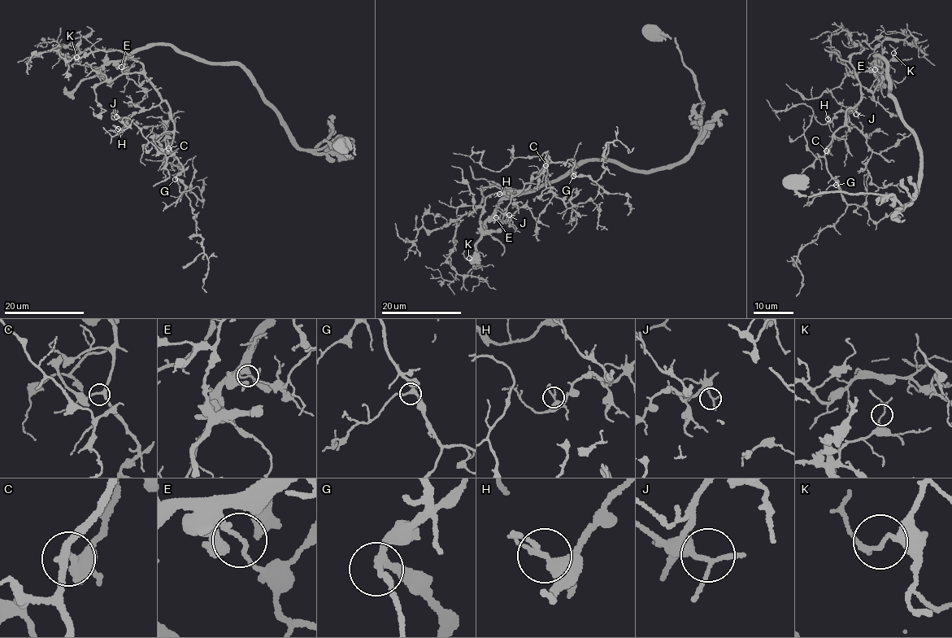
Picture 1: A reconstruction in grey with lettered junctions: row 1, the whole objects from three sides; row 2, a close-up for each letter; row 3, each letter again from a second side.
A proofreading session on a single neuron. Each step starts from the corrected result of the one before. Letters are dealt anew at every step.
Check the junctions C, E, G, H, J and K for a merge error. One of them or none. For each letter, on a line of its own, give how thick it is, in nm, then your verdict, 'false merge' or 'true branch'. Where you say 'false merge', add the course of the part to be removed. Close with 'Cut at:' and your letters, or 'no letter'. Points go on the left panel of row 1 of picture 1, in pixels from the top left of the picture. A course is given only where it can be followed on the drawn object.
C: 220 nm | true branch
E: 120 nm | false merge | (120, 66), (138, 85), (147, 80), (169, 107), (172, 155), (182, 166), (177, 178), (207, 256), (206, 291)
G: 240 nm | true branch
H: 240 nm | true branch
J: 150 nm | true branch
K: 110 nm | true branch
Cut at: E

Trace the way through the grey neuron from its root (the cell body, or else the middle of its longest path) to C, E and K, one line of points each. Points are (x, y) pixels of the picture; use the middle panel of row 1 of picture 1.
C: (650, 33), (674, 37), (693, 74), (691, 153), (647, 171), (577, 163), (492, 217), (510, 220), (545, 165)
E: (650, 33), (674, 37), (693, 74), (702, 116), (691, 153), (647, 171), (577, 163), (498, 200), (495, 217)
K: (650, 33), (674, 37), (693, 74), (702, 116), (691, 153), (647, 171), (577, 163), (498, 200), (469, 258)

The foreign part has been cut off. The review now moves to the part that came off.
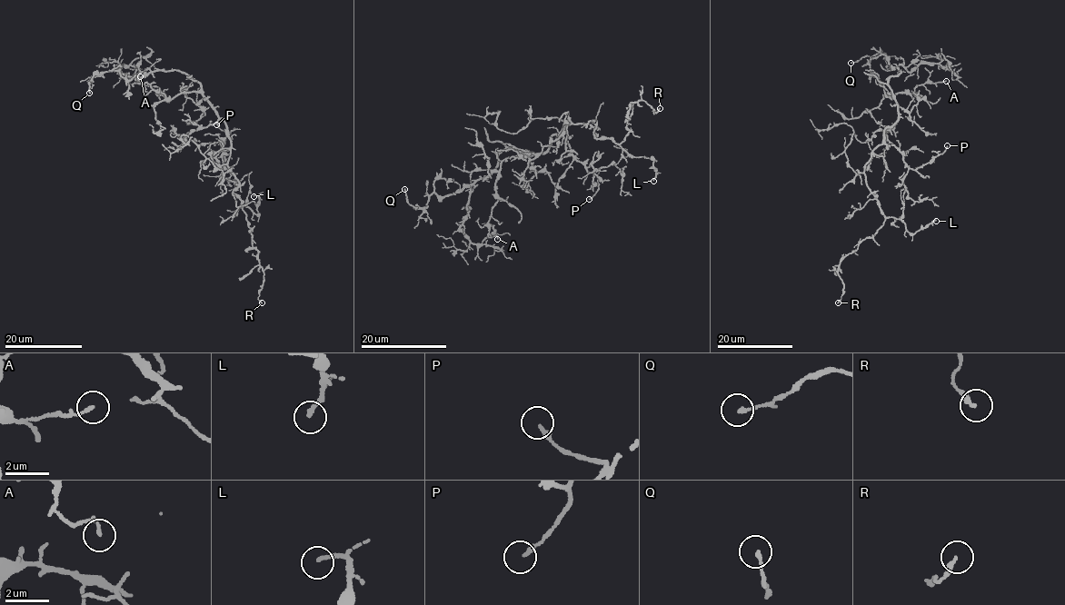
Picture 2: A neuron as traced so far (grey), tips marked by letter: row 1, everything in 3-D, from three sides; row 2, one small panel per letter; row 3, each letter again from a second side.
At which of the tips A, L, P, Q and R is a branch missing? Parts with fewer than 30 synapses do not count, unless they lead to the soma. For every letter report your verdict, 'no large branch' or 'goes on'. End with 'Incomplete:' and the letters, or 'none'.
A: no large branch
L: no large branch
P: no large branch
Q: no large branch
R: no large branch
Incomplete: none

